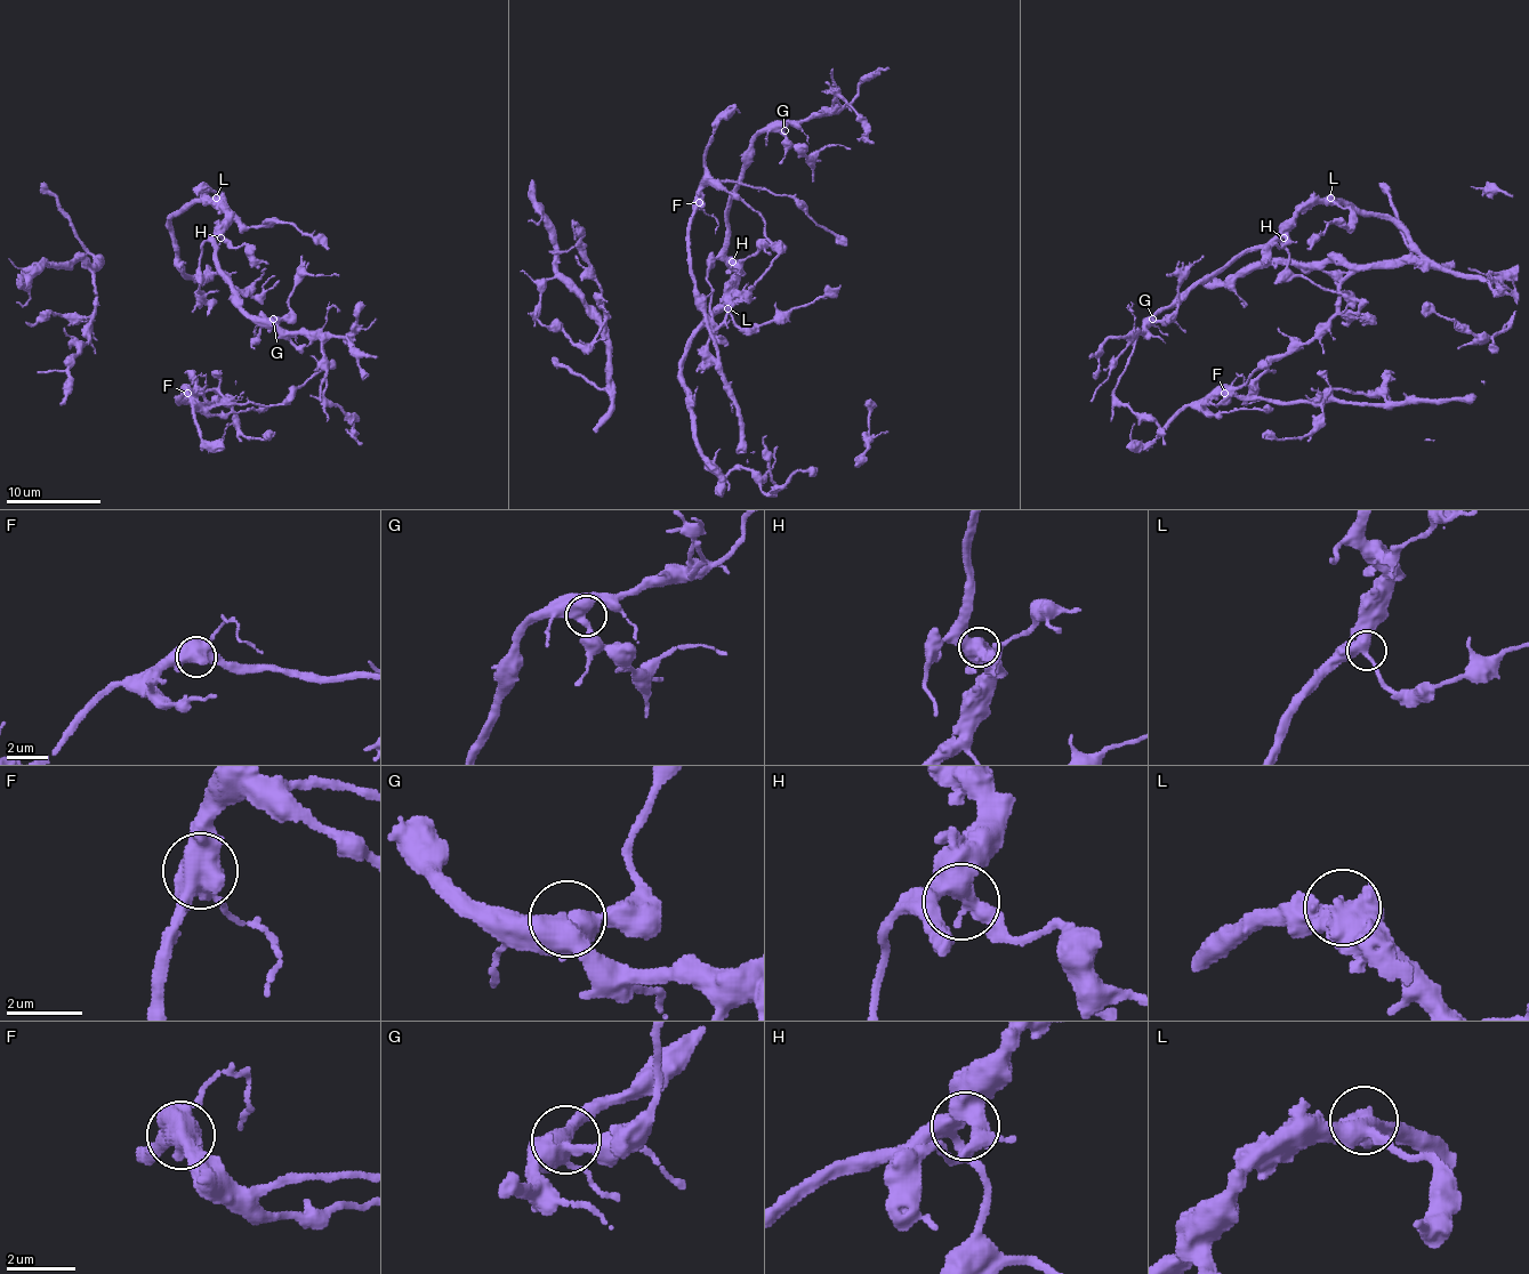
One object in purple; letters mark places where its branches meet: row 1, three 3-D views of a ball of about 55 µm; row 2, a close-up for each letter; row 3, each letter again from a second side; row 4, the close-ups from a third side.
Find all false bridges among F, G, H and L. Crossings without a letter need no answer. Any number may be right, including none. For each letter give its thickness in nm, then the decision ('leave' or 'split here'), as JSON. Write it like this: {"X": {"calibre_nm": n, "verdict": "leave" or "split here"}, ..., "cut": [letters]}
{"F": {"calibre_nm": 650, "verdict": "leave"}, "G": {"calibre_nm": 480, "verdict": "leave"}, "H": {"calibre_nm": 480, "verdict": "leave"}, "L": {"calibre_nm": 440, "verdict": "leave"}, "cut": []}

